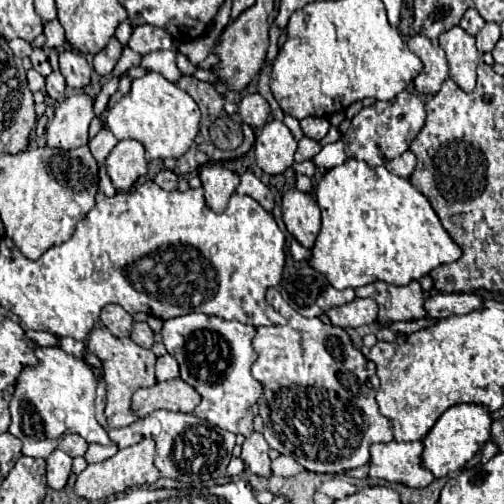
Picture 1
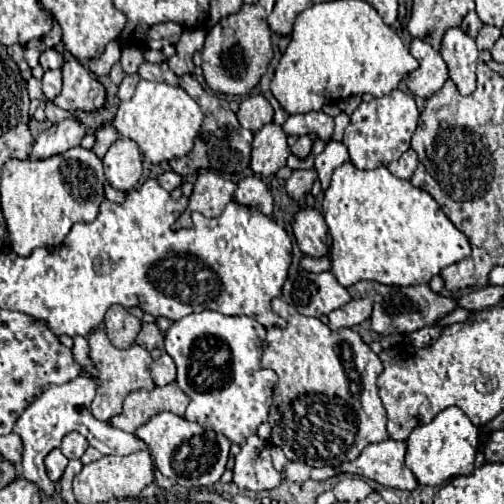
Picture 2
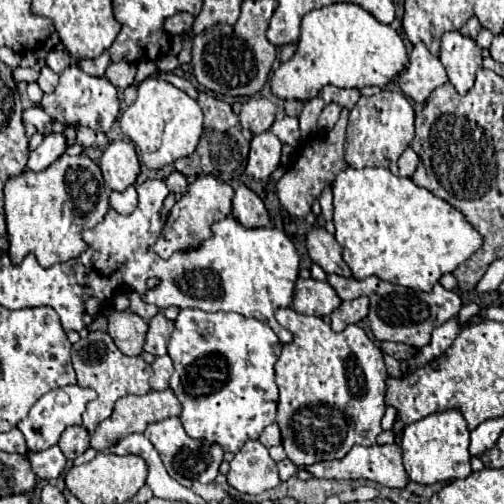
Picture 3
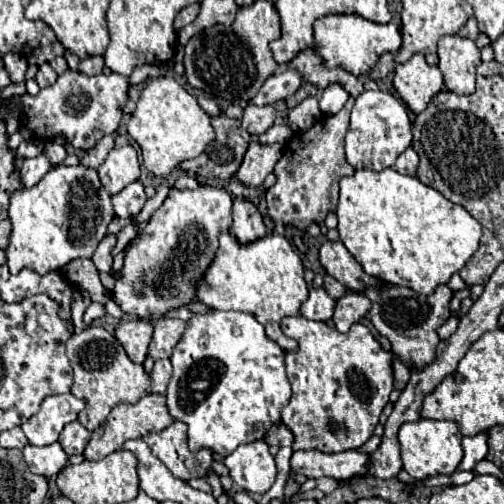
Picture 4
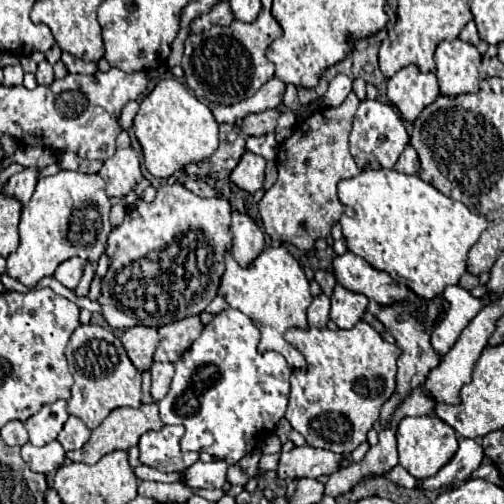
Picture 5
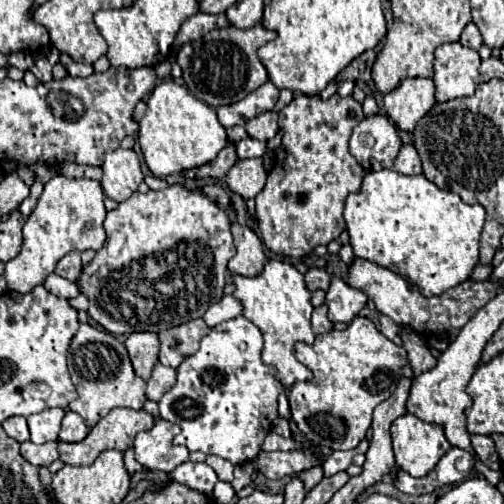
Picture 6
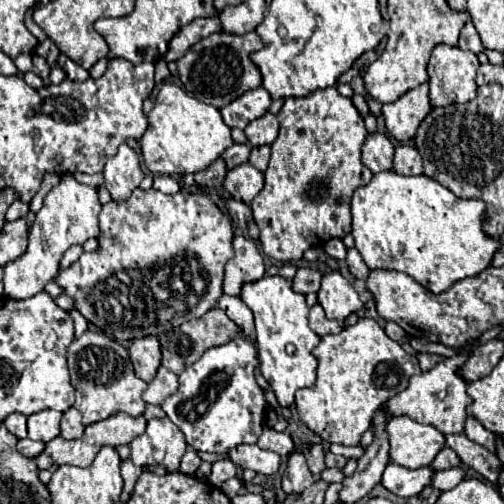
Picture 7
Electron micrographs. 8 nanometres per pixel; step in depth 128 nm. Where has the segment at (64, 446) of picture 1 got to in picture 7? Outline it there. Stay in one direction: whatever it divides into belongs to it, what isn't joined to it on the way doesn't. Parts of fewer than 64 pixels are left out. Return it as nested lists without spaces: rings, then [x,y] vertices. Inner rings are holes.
[[[70,408],[62,414],[60,422],[60,436],[66,440],[76,440],[84,434],[84,424],[82,424],[82,414],[76,408]]]

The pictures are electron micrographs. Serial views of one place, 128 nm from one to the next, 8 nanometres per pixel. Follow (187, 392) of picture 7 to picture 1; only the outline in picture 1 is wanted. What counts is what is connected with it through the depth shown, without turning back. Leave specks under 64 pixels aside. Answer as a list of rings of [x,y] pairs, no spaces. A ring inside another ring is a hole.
[[[190,312],[172,320],[164,320],[162,342],[180,364],[180,378],[196,388],[202,396],[202,402],[196,406],[194,414],[208,420],[220,428],[226,428],[234,434],[250,436],[252,418],[258,414],[256,400],[262,394],[260,382],[252,378],[252,364],[256,352],[250,342],[254,336],[254,326],[240,324],[236,320],[224,320],[218,316],[206,316],[200,312]]]

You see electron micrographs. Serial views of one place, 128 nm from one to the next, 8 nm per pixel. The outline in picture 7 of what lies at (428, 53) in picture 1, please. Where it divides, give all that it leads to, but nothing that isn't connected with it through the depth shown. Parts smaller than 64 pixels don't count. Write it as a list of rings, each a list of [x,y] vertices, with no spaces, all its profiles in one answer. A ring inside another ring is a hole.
[[[420,84],[402,94],[396,102],[382,106],[386,128],[396,140],[414,138],[418,124],[426,118],[430,110],[432,104],[428,98],[428,84]]]

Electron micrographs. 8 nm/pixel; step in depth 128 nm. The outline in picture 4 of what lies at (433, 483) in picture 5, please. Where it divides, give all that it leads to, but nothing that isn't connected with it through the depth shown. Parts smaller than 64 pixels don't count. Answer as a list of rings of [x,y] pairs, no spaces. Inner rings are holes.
[[[478,432],[476,436],[464,436],[462,448],[464,448],[464,458],[458,470],[474,470],[476,462],[484,460],[488,452],[488,432]]]

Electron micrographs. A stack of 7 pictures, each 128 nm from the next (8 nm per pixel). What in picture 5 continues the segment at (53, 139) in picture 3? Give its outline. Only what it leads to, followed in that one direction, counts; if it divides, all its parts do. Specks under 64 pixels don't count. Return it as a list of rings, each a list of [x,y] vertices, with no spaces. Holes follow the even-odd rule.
[[[24,168],[22,172],[14,174],[8,184],[4,186],[4,194],[10,194],[14,198],[18,198],[22,204],[26,204],[38,184],[38,176],[40,176],[40,168]]]

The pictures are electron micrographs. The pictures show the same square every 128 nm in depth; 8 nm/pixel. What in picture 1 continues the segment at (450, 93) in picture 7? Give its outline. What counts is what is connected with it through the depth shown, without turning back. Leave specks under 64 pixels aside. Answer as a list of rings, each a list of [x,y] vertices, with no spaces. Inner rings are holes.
[[[460,26],[444,32],[440,36],[440,46],[446,52],[450,78],[464,90],[472,92],[476,86],[476,66],[478,66],[478,50],[472,34],[464,32]]]

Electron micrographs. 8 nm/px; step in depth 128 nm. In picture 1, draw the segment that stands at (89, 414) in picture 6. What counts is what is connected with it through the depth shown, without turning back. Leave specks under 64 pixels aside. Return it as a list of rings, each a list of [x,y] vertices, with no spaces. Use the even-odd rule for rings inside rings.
[[[98,326],[98,328],[94,328],[90,332],[88,348],[102,360],[102,366],[104,366],[106,418],[108,418],[108,424],[112,428],[124,428],[124,426],[134,424],[138,420],[138,416],[132,412],[132,406],[130,406],[132,394],[138,388],[148,388],[148,386],[156,384],[156,376],[154,376],[156,356],[154,356],[154,352],[146,350],[146,348],[140,348],[130,338],[112,336],[112,332],[108,332],[108,328],[104,328],[104,326]]]

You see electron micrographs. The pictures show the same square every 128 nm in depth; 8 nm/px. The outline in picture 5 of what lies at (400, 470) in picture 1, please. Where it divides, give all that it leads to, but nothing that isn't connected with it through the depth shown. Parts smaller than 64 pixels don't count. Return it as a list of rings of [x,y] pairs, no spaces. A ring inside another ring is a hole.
[[[302,446],[292,448],[290,452],[280,454],[278,462],[278,476],[280,478],[318,478],[330,476],[332,472],[342,468],[346,458],[342,454],[334,454],[322,448]]]

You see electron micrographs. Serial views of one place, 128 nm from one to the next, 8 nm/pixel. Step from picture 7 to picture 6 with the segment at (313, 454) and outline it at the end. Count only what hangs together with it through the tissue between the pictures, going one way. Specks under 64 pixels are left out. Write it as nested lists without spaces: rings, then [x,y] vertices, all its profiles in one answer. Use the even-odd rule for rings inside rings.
[[[318,466],[318,468],[312,468],[312,470],[306,470],[306,472],[300,472],[298,474],[298,478],[304,482],[304,490],[306,492],[310,492],[322,478],[324,478],[324,474],[322,474],[322,468]]]

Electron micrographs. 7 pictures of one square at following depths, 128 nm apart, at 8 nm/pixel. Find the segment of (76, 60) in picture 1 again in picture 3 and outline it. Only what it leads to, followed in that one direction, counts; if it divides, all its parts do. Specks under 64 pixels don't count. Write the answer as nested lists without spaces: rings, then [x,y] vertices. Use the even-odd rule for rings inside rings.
[[[70,64],[62,74],[60,74],[60,84],[58,88],[42,98],[42,108],[52,116],[52,120],[62,120],[66,124],[84,124],[90,126],[92,130],[108,132],[114,124],[114,120],[120,114],[120,102],[116,96],[116,88],[106,80],[106,78],[94,78],[88,76],[78,68],[78,64]],[[102,104],[114,104],[114,106],[102,106]]]

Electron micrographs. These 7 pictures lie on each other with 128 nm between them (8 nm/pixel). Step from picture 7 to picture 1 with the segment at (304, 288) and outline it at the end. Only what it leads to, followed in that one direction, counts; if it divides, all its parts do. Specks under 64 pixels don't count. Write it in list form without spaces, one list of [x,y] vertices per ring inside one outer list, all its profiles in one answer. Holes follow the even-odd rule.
[[[416,280],[406,286],[372,282],[356,288],[358,298],[374,298],[378,302],[378,322],[400,322],[424,318],[424,294]]]

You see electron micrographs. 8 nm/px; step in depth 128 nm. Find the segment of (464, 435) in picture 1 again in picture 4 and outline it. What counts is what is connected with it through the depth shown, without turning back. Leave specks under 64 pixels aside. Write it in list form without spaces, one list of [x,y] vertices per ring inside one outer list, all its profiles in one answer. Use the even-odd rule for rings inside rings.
[[[416,420],[402,424],[398,432],[400,440],[400,454],[404,470],[414,480],[426,480],[440,474],[454,474],[460,466],[460,460],[464,458],[462,450],[462,432],[454,420]]]

